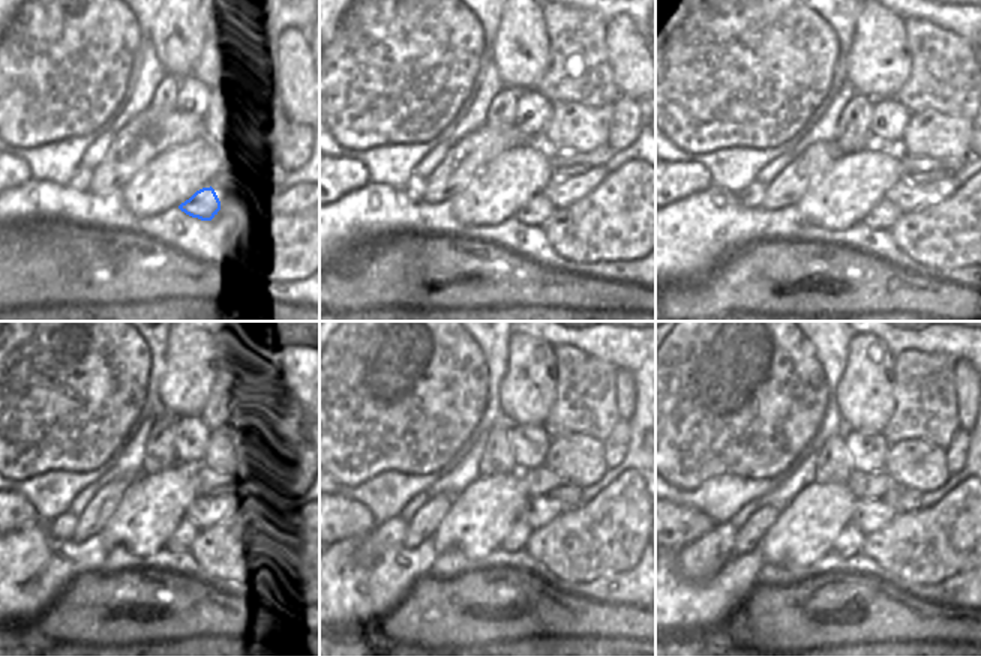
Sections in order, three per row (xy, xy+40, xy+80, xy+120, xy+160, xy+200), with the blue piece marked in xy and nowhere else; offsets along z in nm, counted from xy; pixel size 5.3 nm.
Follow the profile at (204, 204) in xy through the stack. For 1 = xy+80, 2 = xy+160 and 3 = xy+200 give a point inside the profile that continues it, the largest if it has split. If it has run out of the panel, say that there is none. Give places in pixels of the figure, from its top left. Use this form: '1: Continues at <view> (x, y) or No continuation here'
1: Continues at xy+80 (881, 173)
2: Continues at xy+160 (519, 535)
3: Continues at xy+200 (849, 542).

